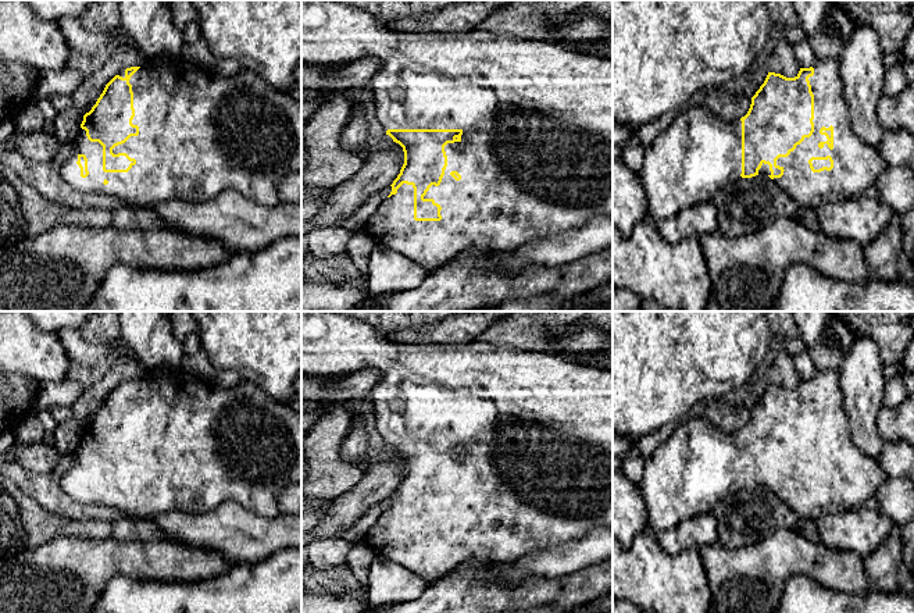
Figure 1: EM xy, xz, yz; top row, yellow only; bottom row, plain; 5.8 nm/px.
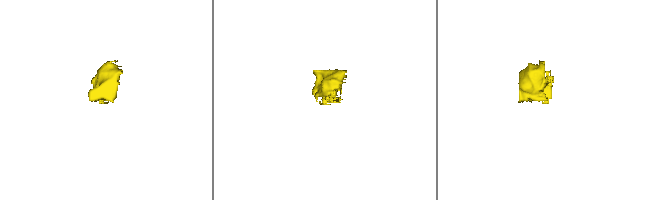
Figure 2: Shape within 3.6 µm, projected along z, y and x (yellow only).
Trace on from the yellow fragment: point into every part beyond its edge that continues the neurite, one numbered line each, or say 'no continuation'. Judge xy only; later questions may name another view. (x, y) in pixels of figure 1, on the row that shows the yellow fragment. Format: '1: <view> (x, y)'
1: xy (199, 135)

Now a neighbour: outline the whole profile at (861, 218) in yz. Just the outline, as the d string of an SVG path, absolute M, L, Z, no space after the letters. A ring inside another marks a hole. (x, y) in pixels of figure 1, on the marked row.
M865 196L822 200L815 213L821 232L861 246L871 243L895 215L879 199Z

